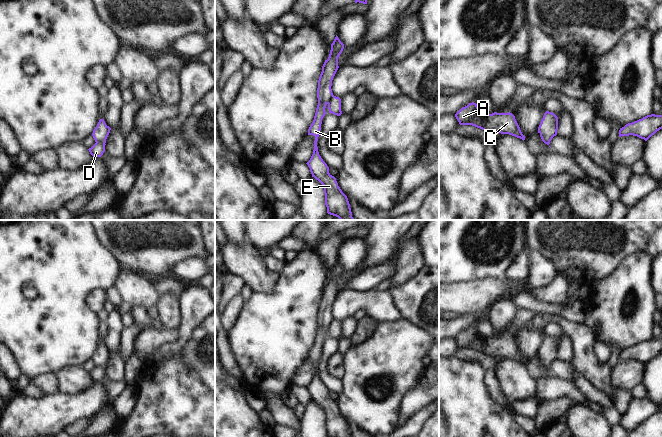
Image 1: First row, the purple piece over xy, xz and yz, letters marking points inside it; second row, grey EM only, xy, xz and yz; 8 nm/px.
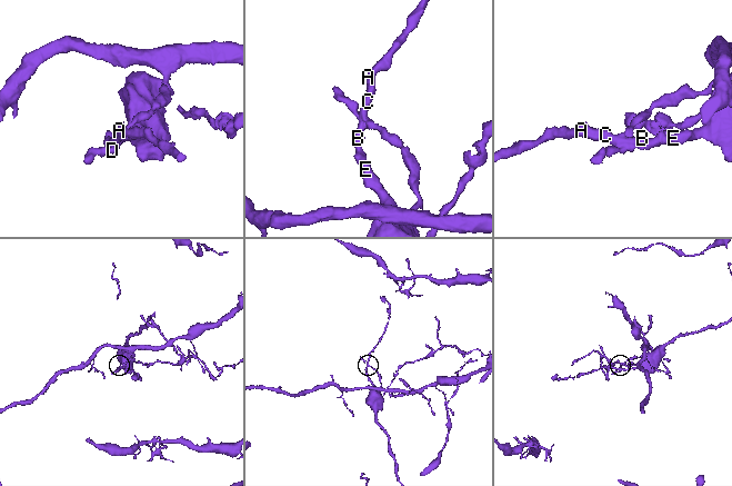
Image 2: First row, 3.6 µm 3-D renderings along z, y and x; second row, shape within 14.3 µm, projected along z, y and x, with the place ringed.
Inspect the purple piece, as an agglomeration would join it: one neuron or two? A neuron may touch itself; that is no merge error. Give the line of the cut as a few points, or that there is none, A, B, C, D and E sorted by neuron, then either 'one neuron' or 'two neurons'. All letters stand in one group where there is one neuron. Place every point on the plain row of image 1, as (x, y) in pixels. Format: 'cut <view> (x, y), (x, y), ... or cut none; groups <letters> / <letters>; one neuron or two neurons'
cut xz (333, 319), (327, 327); groups A B C E / D; two neurons

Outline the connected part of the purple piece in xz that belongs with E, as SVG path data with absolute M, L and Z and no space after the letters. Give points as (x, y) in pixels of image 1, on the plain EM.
M336 259L331 268L329 281L325 284L322 290L322 296L318 304L317 312L318 329L314 344L308 353L308 359L313 359L315 365L313 378L306 388L310 392L312 401L318 404L324 411L327 437L352 437L347 420L338 410L336 402L329 397L329 391L319 379L317 371L322 343L326 338L325 332L329 323L333 320L331 310L332 304L339 292L338 281L342 277L343 273L344 268Z

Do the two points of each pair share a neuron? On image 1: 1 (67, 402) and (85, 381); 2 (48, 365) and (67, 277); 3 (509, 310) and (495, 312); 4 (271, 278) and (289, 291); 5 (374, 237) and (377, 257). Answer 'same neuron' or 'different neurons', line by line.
1: different neurons
2: same neuron
3: same neuron
4: different neurons
5: same neuron

